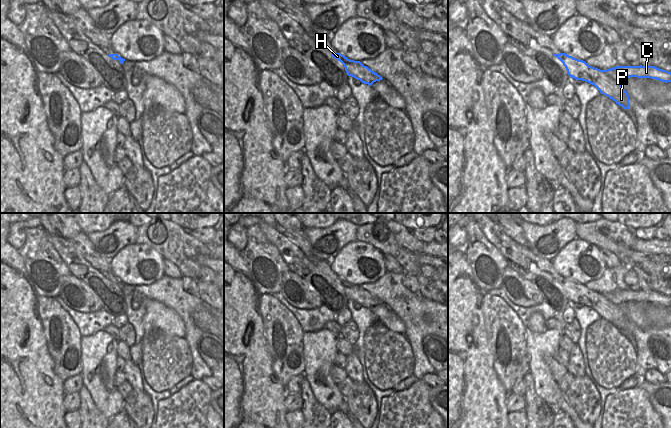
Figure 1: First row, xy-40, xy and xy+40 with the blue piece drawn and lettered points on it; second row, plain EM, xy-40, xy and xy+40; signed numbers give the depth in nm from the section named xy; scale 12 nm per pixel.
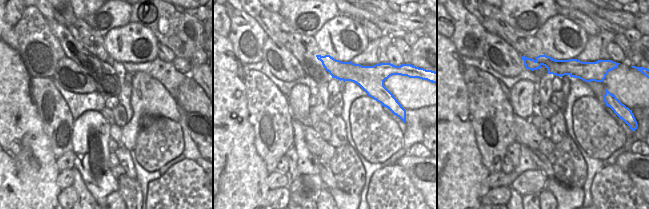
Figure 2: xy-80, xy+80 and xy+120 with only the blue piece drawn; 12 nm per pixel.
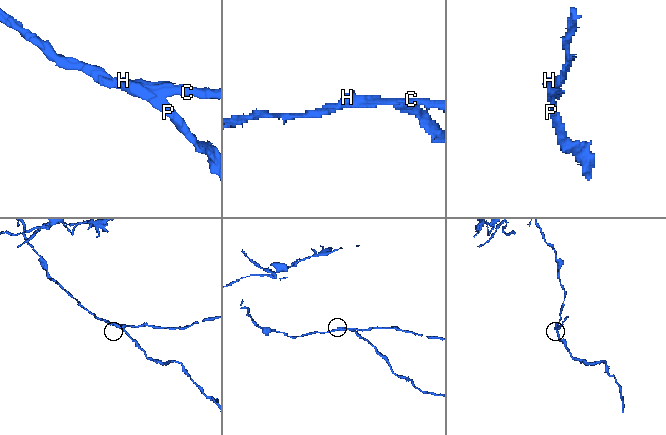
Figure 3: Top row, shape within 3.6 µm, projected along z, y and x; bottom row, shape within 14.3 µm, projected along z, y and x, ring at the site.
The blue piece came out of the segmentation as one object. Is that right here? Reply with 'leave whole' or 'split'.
split

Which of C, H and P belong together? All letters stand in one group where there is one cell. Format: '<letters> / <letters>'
C H / P

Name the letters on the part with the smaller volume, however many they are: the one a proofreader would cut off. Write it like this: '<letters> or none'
P

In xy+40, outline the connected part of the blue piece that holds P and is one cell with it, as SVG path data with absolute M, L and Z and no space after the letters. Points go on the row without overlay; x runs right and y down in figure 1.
M587 296L584 297L580 304L594 309L601 318L609 321L624 333L629 333L629 319L618 304L609 302L600 305L598 301L593 301Z

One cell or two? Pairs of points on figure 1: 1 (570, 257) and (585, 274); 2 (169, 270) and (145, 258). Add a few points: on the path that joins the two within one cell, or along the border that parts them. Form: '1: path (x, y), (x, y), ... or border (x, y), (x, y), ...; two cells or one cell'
1: path (574, 261), (582, 270); one cell
2: border (163, 260), (164, 274); two cells

